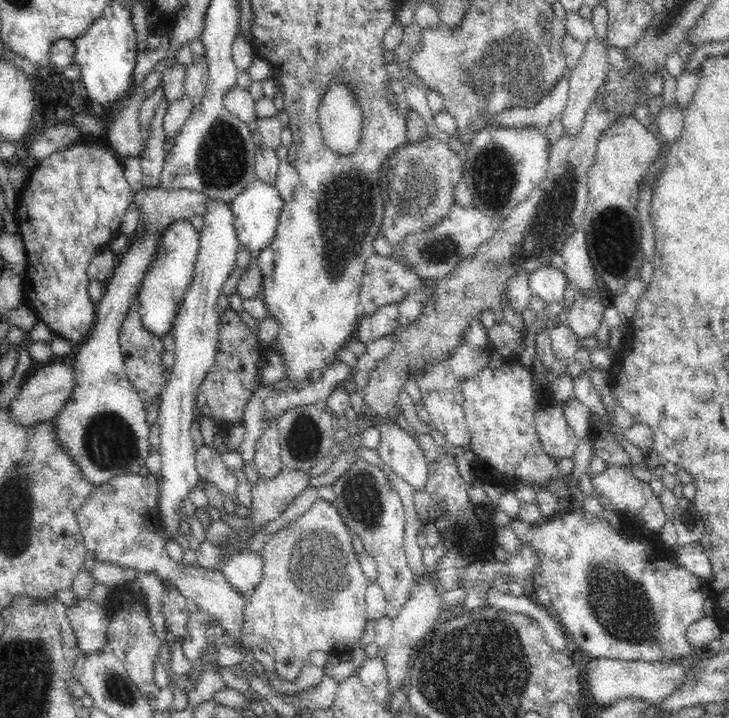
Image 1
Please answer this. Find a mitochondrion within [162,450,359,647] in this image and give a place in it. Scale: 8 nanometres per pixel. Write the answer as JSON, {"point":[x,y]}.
{"point":[318,565]}

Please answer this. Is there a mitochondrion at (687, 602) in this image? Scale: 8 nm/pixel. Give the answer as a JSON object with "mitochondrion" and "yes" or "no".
{"mitochondrion":"no"}

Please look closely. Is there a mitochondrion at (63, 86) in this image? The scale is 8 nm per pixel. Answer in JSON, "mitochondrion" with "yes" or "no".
{"mitochondrion":"no"}

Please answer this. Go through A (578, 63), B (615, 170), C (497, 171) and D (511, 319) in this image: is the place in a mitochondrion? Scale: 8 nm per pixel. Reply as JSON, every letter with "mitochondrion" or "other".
{"A":"other","B":"other","C":"mitochondrion","D":"other"}

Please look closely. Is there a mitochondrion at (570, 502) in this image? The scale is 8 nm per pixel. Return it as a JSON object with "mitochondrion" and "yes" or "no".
{"mitochondrion":"no"}

